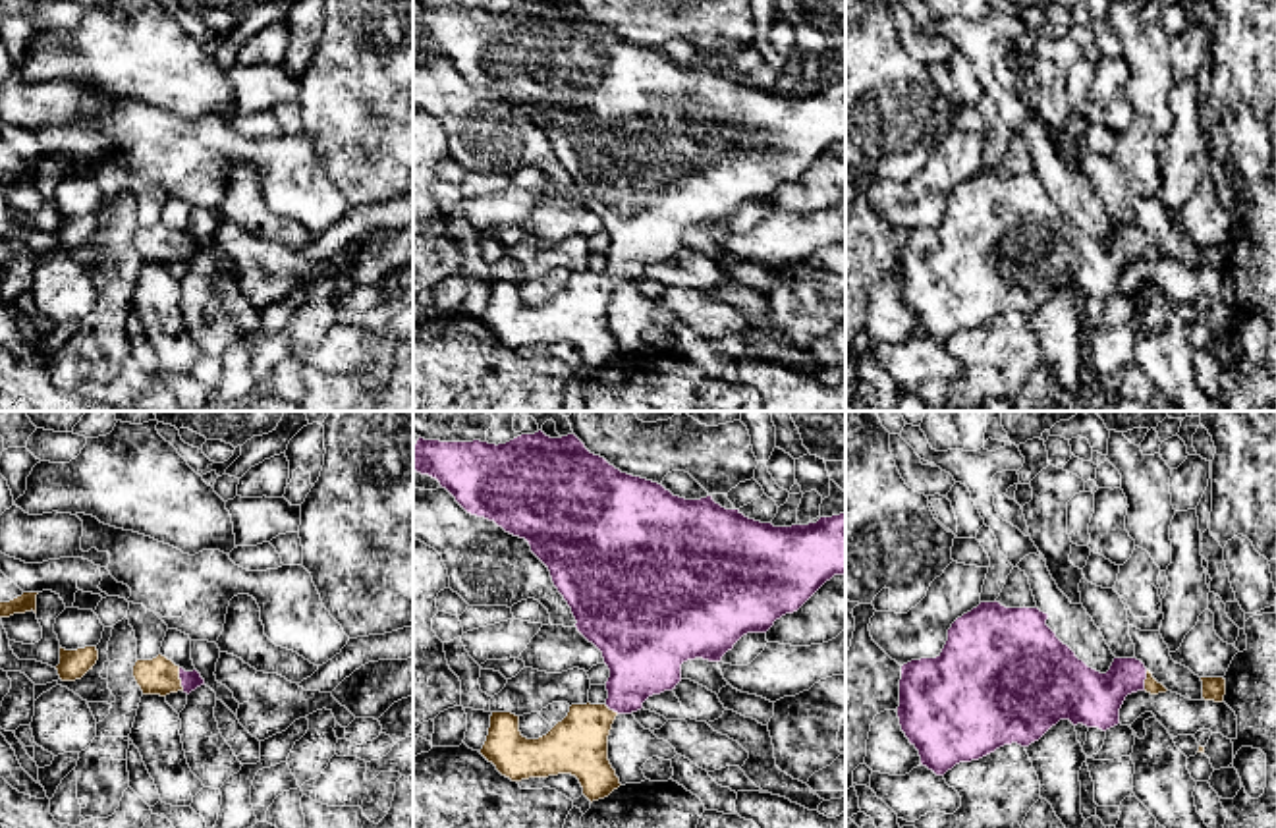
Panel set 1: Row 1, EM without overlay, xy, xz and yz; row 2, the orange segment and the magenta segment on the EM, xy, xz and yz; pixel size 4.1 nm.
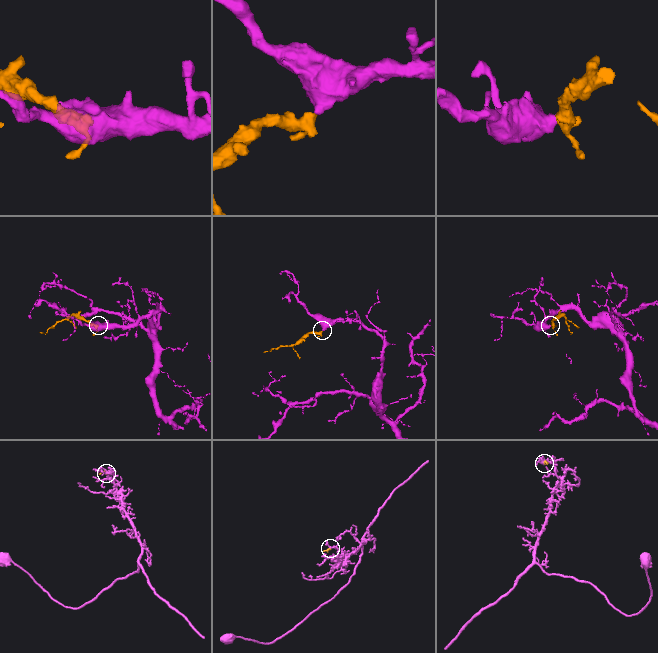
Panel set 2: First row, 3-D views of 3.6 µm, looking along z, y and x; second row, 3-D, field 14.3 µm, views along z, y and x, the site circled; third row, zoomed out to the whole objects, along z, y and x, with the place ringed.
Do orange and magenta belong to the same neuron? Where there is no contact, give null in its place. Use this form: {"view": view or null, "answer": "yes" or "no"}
{"view": "xy", "answer": "yes"}

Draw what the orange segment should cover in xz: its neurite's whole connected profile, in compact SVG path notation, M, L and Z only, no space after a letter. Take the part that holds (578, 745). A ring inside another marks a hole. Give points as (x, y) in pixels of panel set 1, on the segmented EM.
M539 430L498 446L419 436L413 446L413 471L436 479L467 513L525 538L571 608L577 631L602 652L610 670L604 704L571 704L568 716L539 739L521 735L519 716L492 712L481 749L481 755L512 782L571 774L591 803L622 786L608 760L608 735L618 714L637 712L649 697L676 689L683 662L695 658L720 662L743 635L766 633L776 620L797 612L834 575L846 575L846 513L820 517L809 525L761 523L739 510L722 508L712 496L685 500L658 483L622 473L604 457L591 454L575 434L550 438Z

